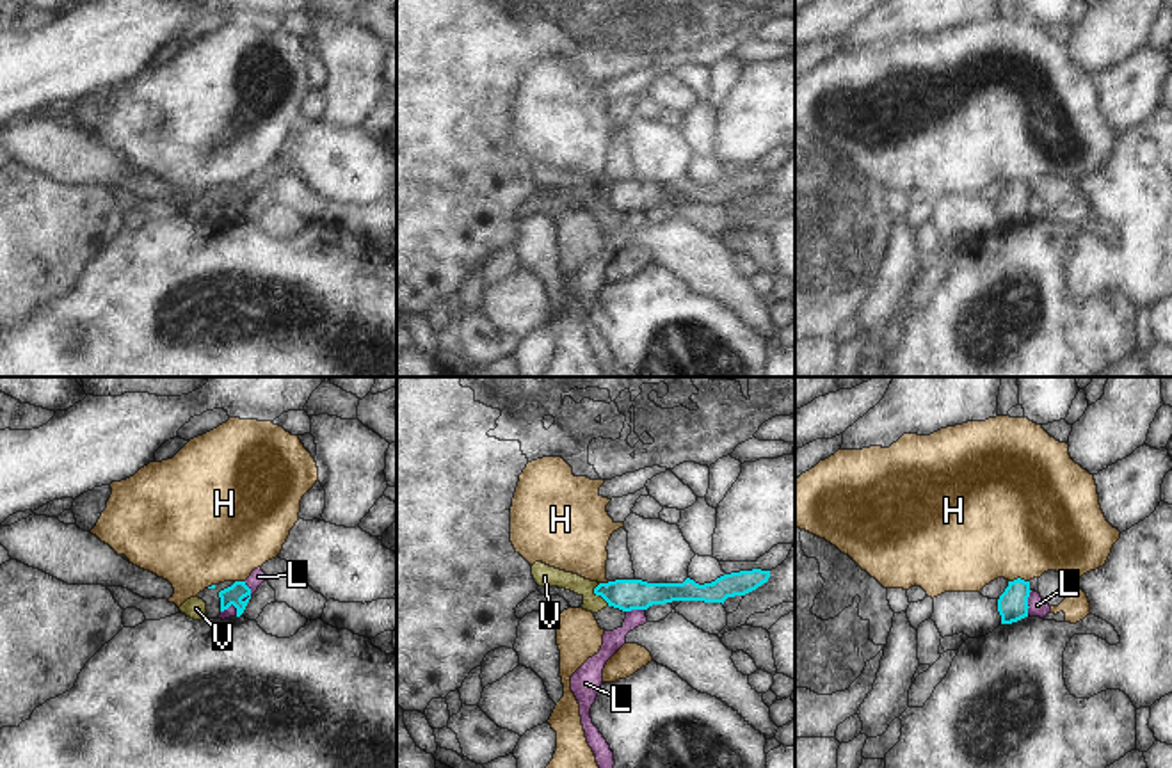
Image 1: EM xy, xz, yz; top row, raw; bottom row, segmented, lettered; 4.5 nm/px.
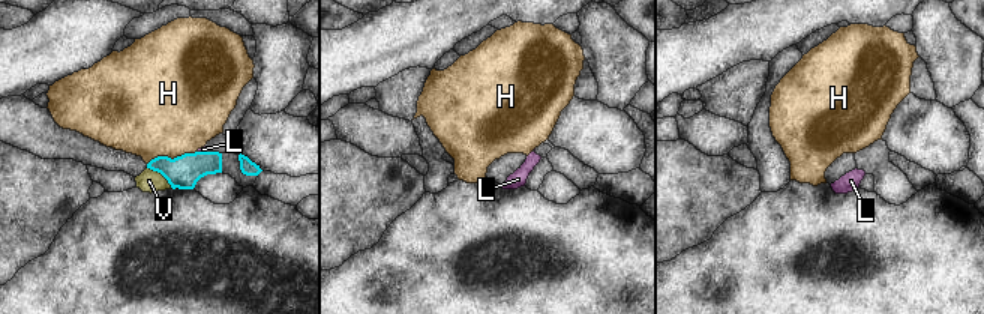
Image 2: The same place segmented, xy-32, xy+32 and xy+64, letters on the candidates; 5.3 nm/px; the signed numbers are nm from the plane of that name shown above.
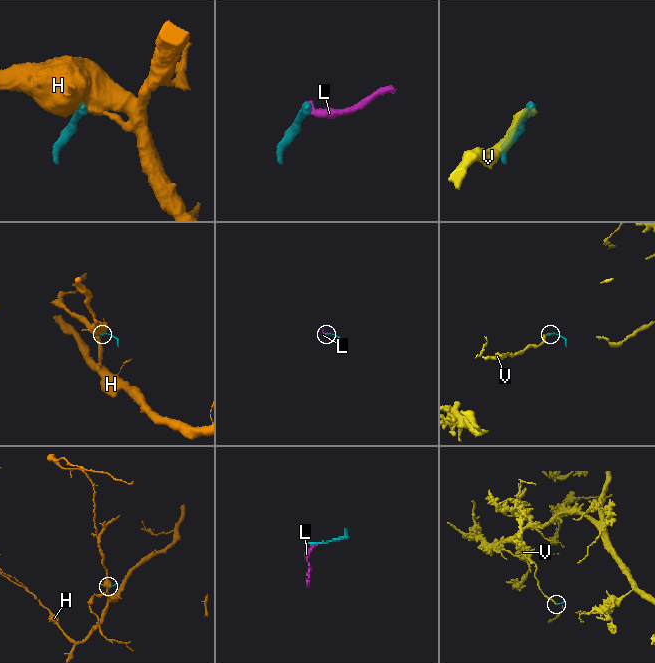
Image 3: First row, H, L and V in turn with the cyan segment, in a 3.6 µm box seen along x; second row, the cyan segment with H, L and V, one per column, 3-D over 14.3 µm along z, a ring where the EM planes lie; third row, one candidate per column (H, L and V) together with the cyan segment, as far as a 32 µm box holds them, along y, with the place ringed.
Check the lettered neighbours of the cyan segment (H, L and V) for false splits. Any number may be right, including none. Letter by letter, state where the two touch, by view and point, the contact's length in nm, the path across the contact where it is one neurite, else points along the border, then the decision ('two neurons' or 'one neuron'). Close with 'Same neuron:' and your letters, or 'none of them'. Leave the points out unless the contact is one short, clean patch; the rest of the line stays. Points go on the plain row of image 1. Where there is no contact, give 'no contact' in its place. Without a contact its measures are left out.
H: contact yz (1018, 180); length 100 nm; border yz (1028, 182), (1016, 180), (1009, 184); two neurons
L: contact xy (249, 194); length 100 nm; border xy (244, 184), (249, 196), (242, 203); two neurons
V: contact xz (598, 196); length 120 nm; border xz (598, 185), (594, 194), (609, 207); two neurons
Same neuron: none of them

